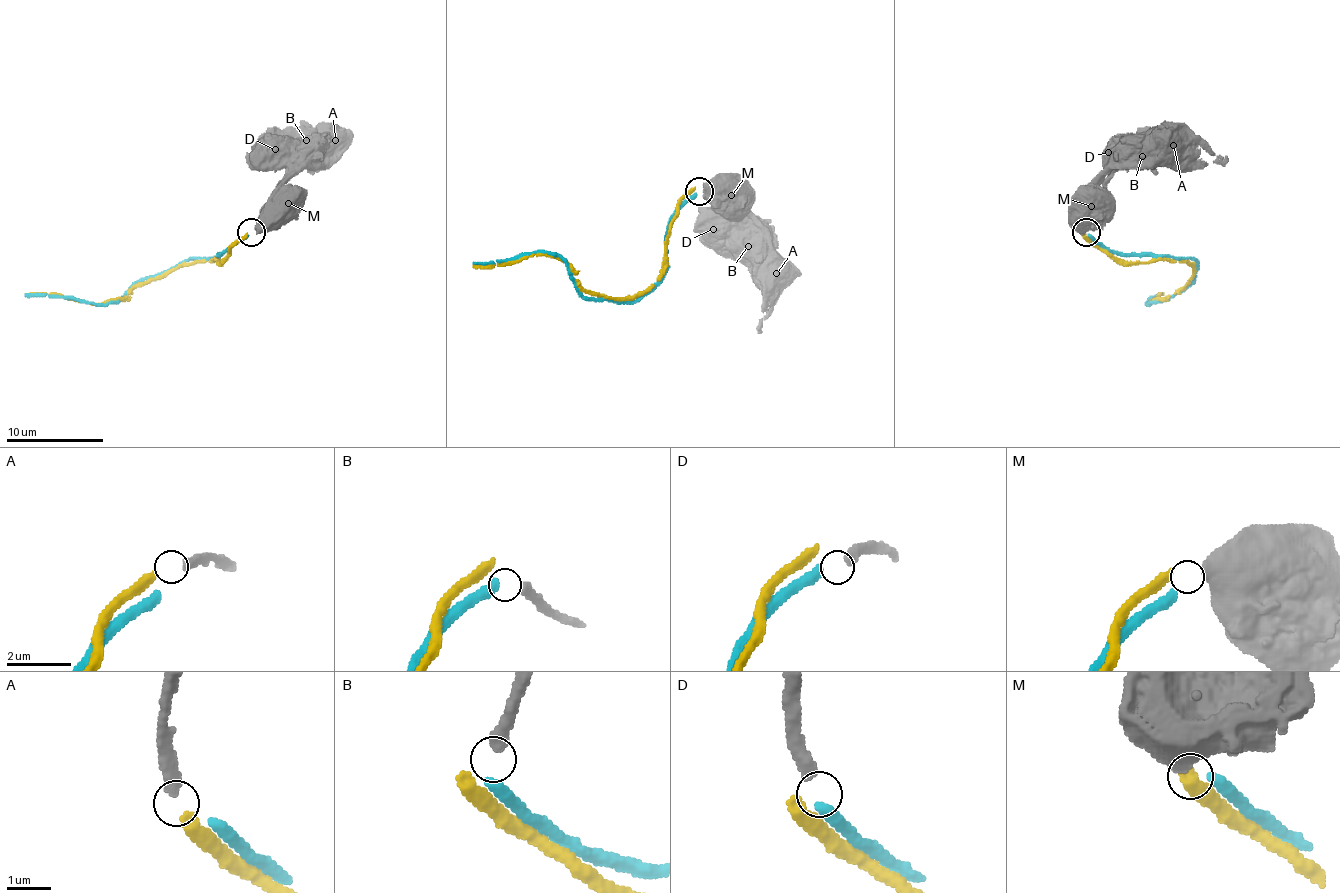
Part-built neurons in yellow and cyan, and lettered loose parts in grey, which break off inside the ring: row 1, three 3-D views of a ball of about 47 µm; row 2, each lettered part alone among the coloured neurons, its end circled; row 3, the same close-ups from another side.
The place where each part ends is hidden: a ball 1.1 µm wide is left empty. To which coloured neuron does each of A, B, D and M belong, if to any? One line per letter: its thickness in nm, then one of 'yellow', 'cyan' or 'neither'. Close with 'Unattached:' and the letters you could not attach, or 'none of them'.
A: calibre 280 nm; yellow
B: calibre 280 nm; neither
D: calibre 280 nm; cyan
M: calibre 550 nm; neither
Unattached: B, M

